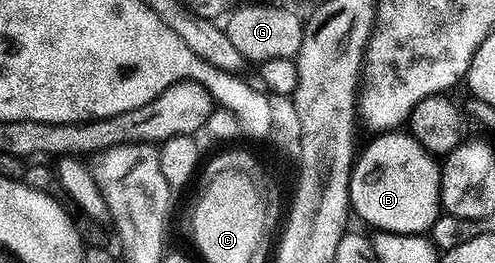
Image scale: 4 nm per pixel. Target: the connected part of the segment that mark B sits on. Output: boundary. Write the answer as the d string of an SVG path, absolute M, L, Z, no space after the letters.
M380 132L364 146L364 151L357 153L355 155L354 161L351 165L351 169L348 172L348 205L350 207L351 213L361 218L366 225L372 226L373 231L378 230L389 230L395 234L418 234L423 235L424 230L428 230L436 222L436 210L438 214L438 187L440 184L440 166L438 165L437 159L432 157L430 154L426 153L418 145L416 145L409 135L402 132Z

